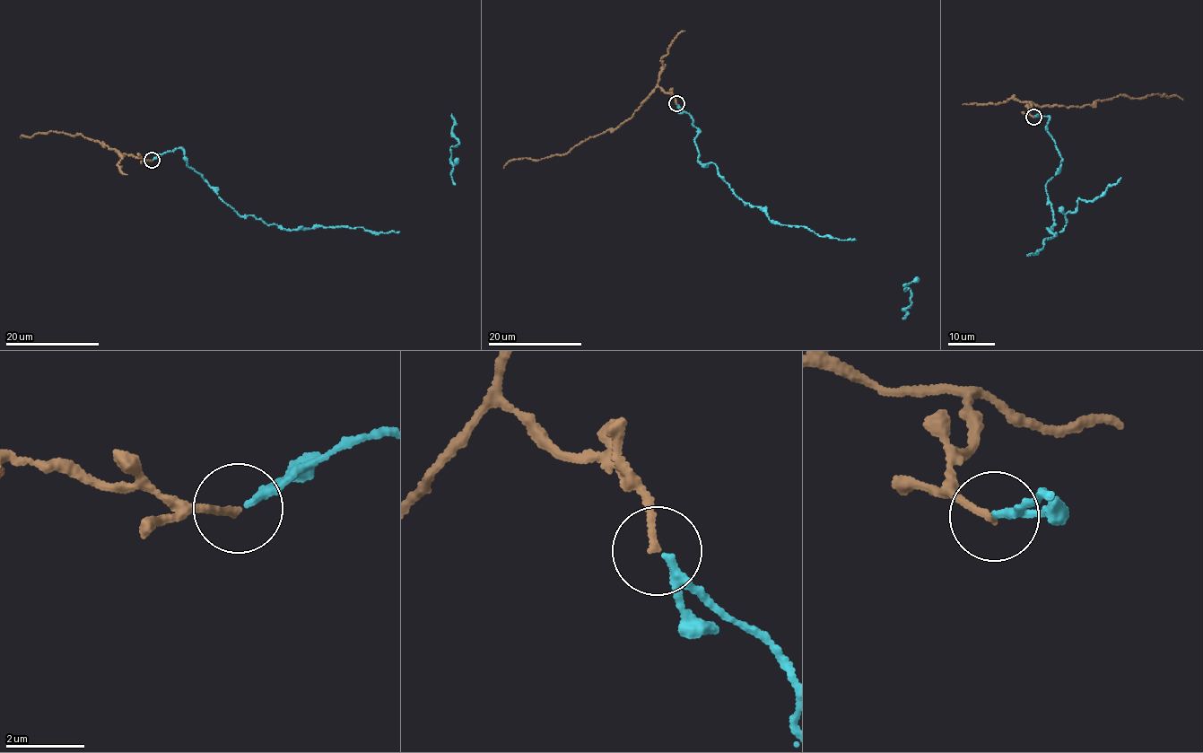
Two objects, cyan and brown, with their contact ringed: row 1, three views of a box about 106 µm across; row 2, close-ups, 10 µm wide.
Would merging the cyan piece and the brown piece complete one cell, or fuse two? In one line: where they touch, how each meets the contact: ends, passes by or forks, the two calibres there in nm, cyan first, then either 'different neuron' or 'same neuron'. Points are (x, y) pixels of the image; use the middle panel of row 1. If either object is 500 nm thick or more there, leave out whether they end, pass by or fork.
(676, 103) | cyan ends | brown ends | 200/170 nm | same neuron

